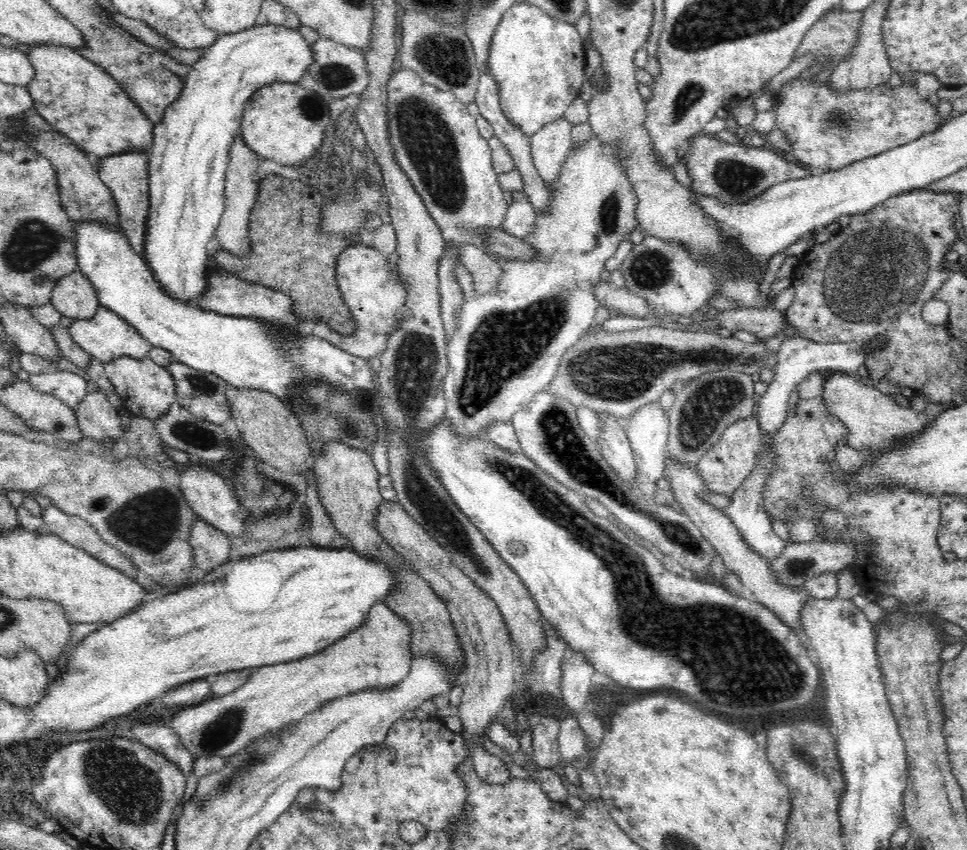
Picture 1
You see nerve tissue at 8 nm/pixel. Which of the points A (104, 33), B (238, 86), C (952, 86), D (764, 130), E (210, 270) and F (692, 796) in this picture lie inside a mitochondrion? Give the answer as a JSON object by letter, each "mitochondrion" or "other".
{"A":"mitochondrion","B":"other","C":"other","D":"other","E":"other","F":"other"}

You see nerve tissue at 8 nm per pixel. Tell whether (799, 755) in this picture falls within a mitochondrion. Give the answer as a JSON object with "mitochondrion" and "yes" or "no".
{"mitochondrion":"yes"}

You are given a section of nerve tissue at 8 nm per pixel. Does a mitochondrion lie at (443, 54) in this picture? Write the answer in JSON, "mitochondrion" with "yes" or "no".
{"mitochondrion":"yes"}

